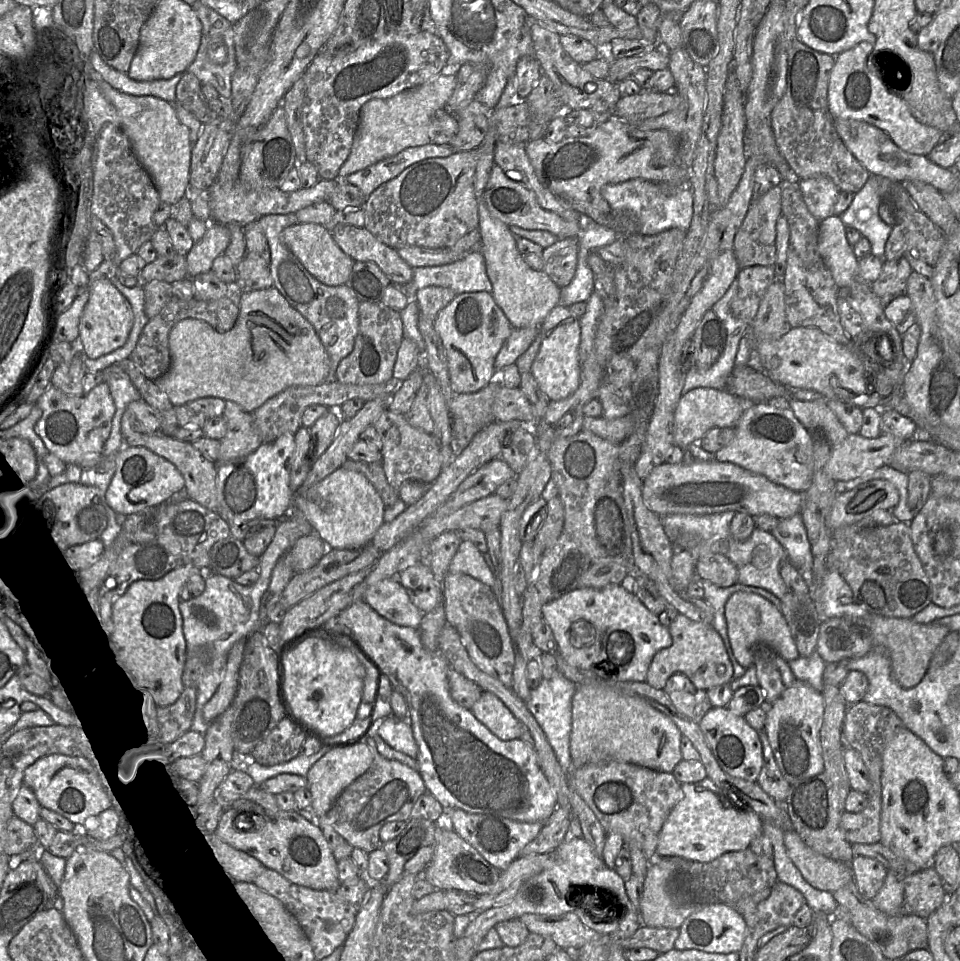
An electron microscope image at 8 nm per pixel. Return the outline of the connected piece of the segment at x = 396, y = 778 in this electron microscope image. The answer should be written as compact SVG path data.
M368 738L366 743L373 754L372 765L343 790L326 814L317 816L316 824L320 828L331 826L353 847L370 853L382 846L379 833L383 825L392 821L408 821L414 803L427 792L427 788L417 770L384 757L373 738Z

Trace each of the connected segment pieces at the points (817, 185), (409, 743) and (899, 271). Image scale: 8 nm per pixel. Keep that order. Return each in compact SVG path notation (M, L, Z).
M826 176L798 180L805 204L819 221L833 215L833 208L840 190Z
M388 716L380 725L378 735L395 750L411 758L417 758L418 745L408 720L400 720L394 716Z
M904 255L885 261L878 278L871 284L871 290L886 306L893 299L906 294L907 279L912 272Z

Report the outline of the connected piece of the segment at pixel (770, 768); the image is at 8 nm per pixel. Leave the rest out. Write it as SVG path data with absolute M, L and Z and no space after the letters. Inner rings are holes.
M765 730L758 731L763 749L763 765L757 782L776 803L785 802L790 789L775 761Z

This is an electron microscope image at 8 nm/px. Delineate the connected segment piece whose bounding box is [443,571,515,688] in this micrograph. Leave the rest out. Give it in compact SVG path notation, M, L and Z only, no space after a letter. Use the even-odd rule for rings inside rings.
M448 571L443 580L443 606L446 621L459 633L475 665L506 687L512 688L515 648L493 589L470 575Z

